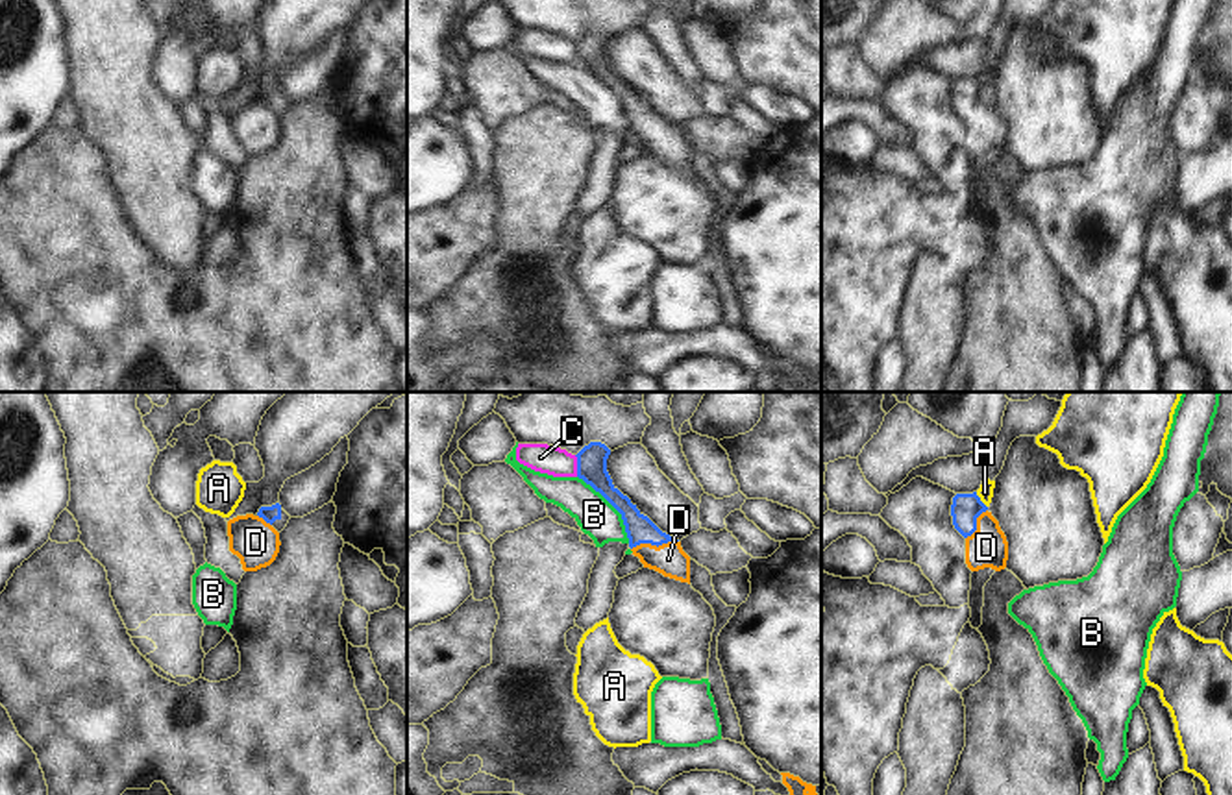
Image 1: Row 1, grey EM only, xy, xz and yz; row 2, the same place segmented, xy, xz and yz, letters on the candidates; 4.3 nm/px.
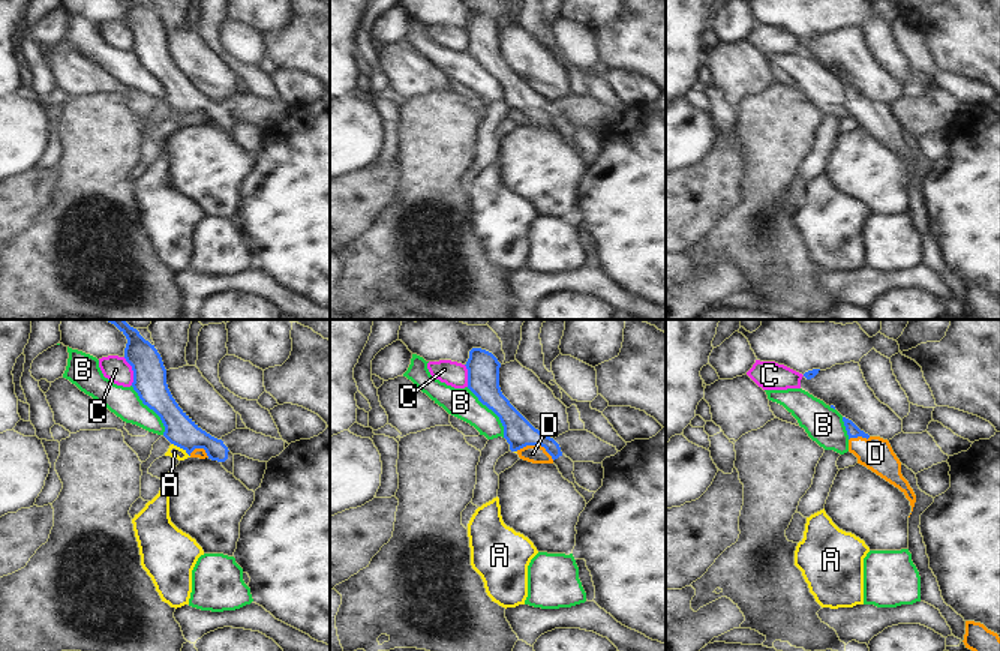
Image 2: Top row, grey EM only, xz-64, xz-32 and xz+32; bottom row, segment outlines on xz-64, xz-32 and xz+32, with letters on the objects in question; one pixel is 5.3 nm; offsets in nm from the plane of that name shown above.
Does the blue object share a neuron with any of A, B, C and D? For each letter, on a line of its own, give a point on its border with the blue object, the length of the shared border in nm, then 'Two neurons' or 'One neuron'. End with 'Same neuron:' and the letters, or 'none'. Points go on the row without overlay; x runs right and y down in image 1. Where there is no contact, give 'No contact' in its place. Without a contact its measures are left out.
A: Touches blue at yz (979, 85). Shared border 90 nm. Two neurons
B: Touches blue at xz (613, 91). Shared border 380 nm. Two neurons
C: Touches blue at xz (578, 52). Shared border 100 nm. Two neurons
D: Touches blue at xz (653, 130). Shared border 220 nm. One neuron
Same neuron: D

